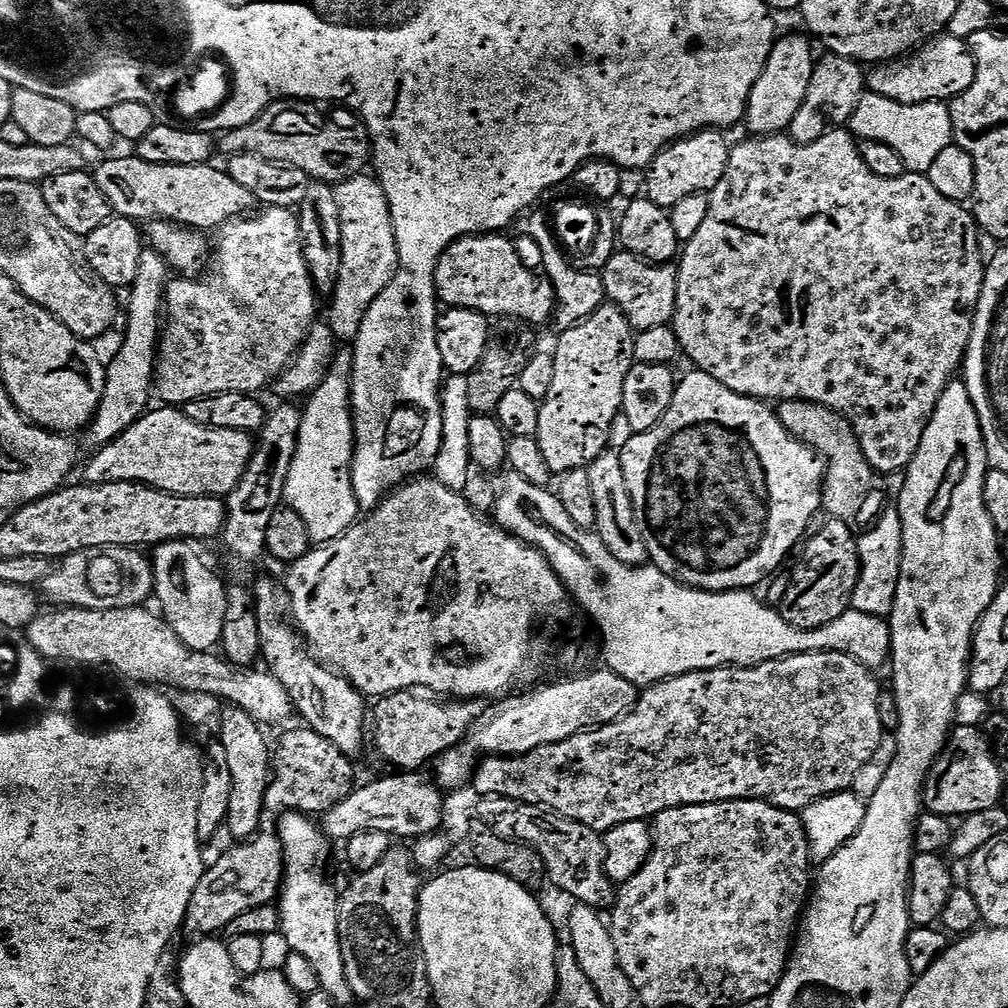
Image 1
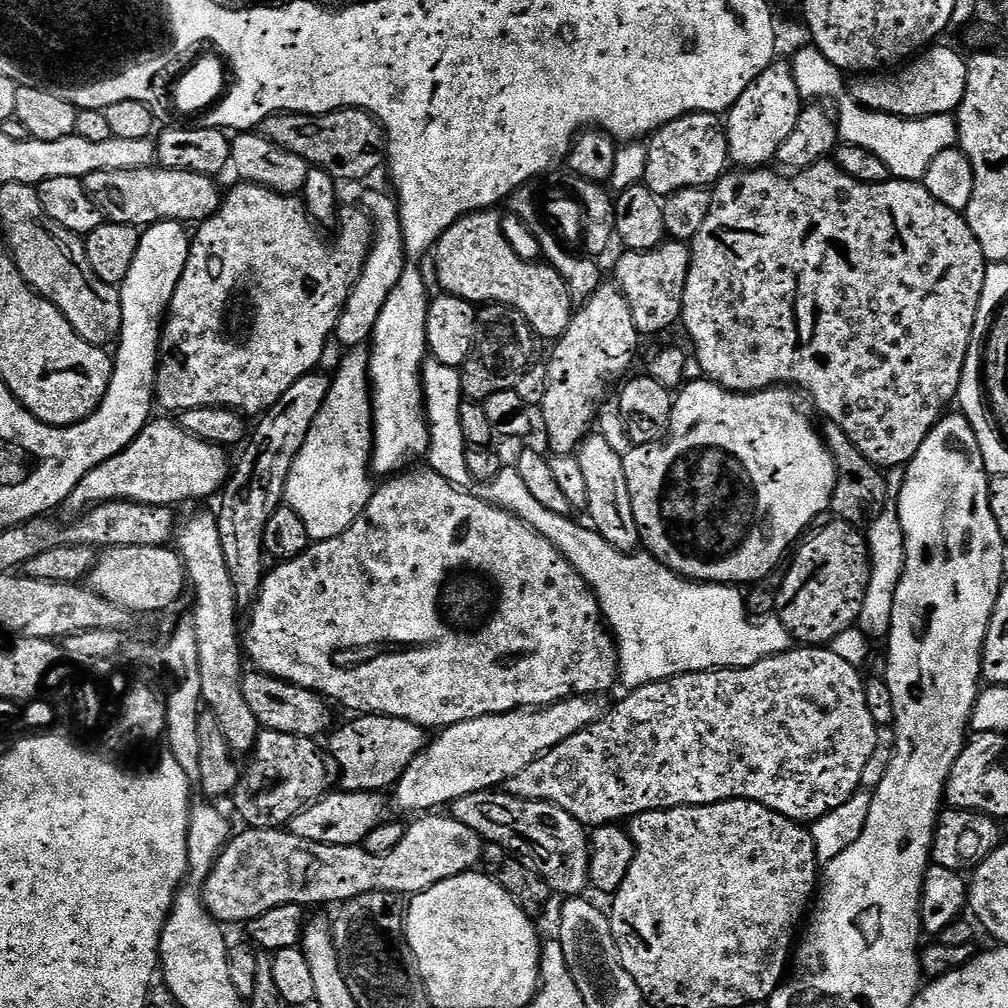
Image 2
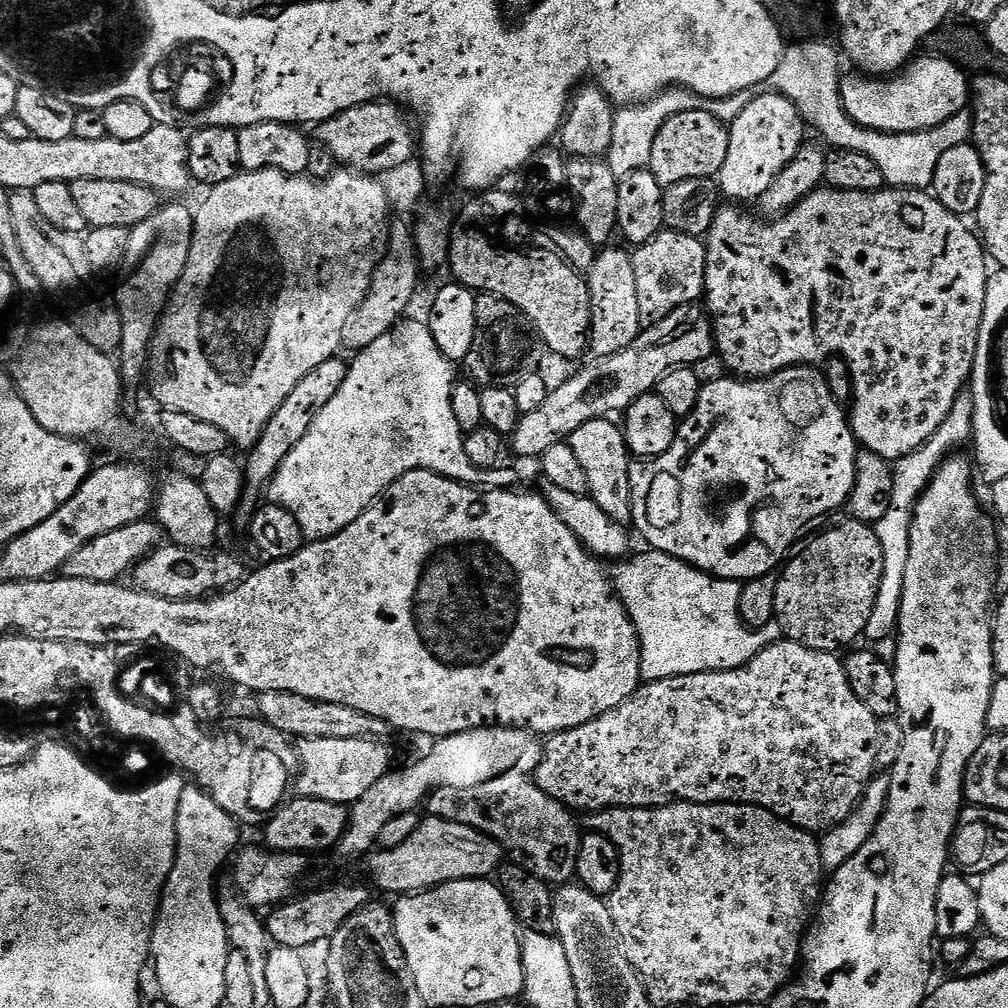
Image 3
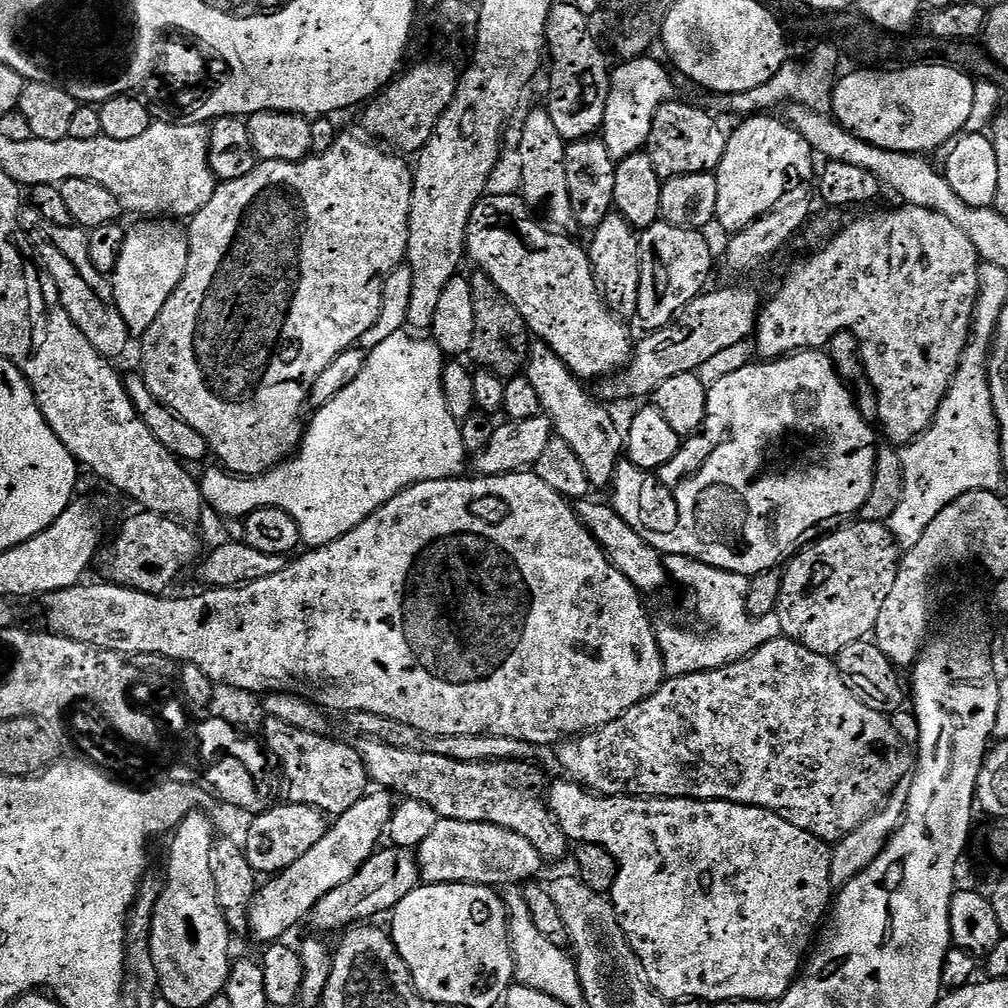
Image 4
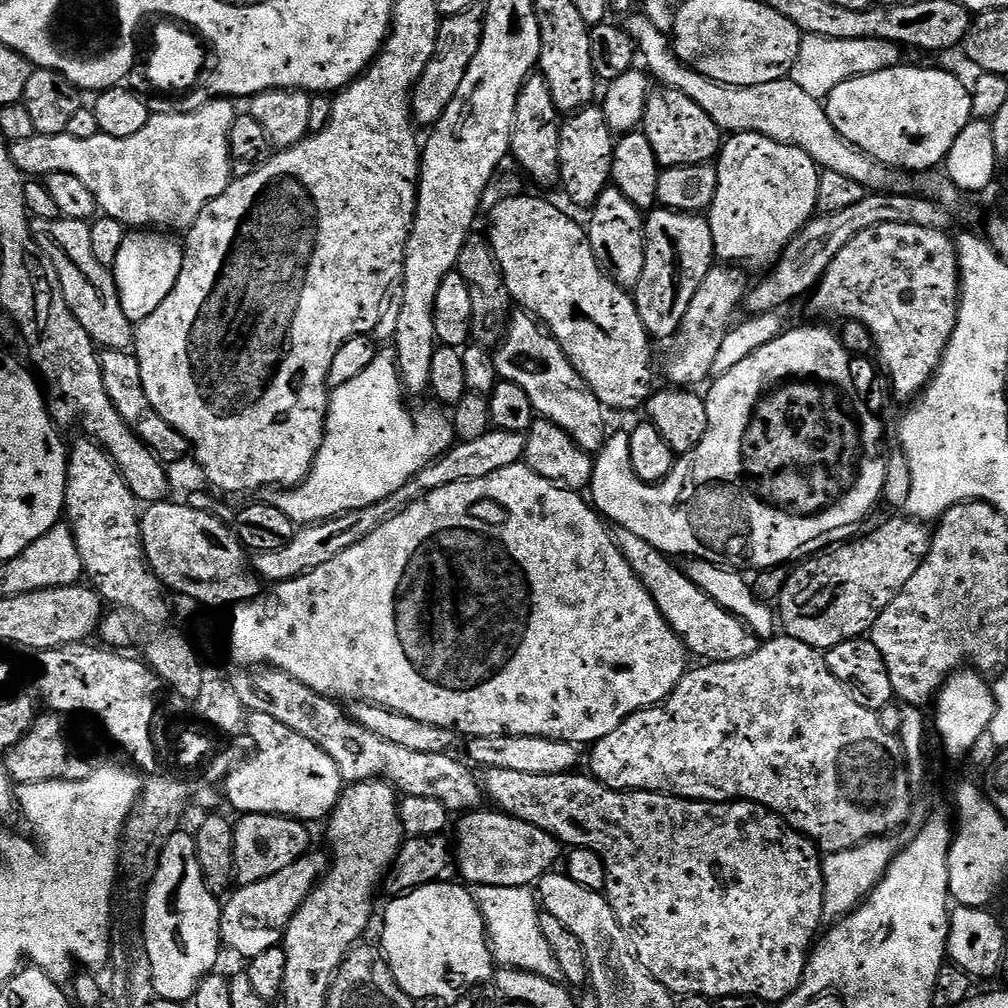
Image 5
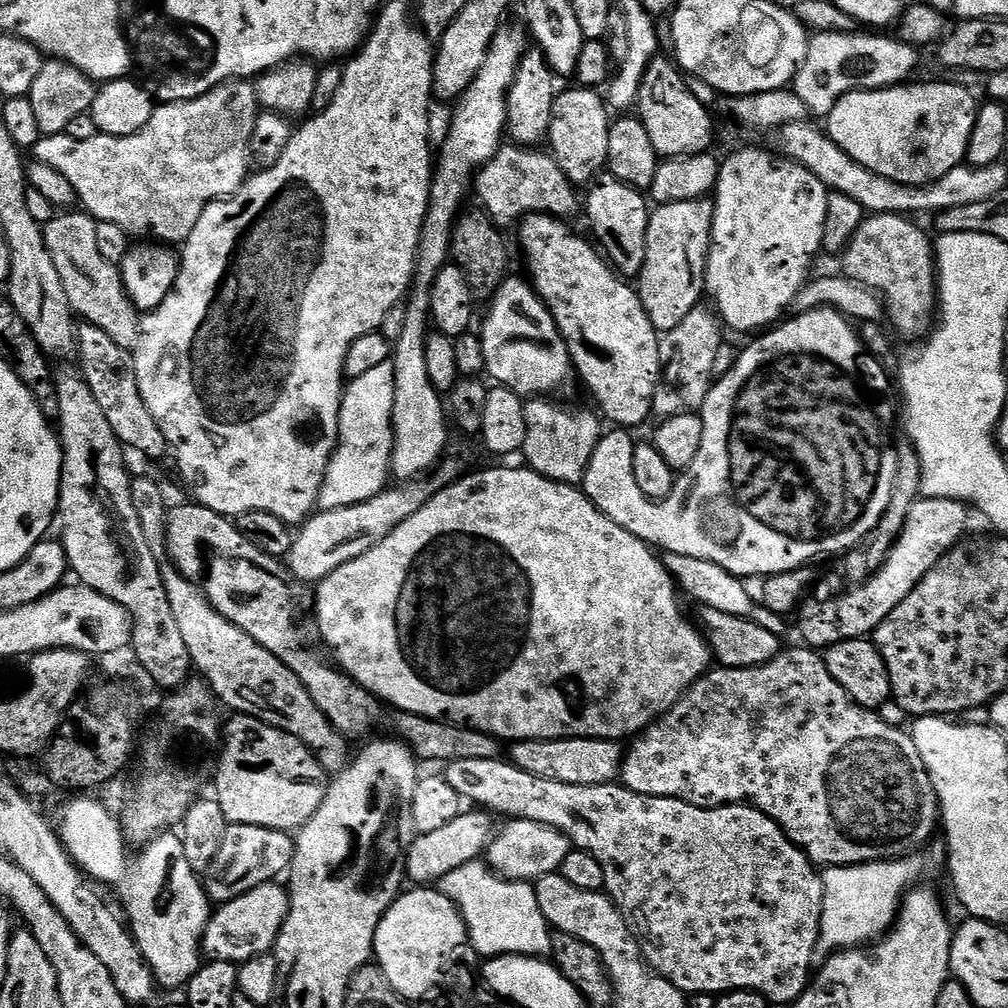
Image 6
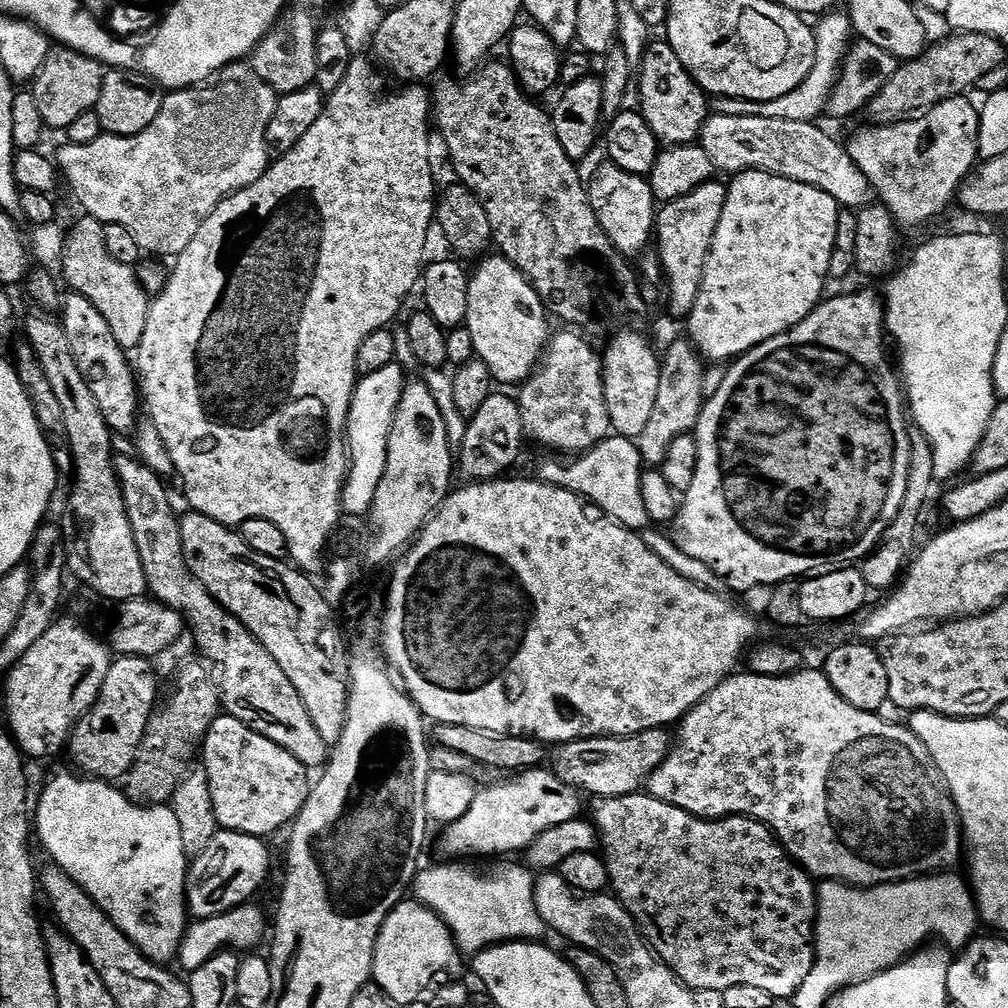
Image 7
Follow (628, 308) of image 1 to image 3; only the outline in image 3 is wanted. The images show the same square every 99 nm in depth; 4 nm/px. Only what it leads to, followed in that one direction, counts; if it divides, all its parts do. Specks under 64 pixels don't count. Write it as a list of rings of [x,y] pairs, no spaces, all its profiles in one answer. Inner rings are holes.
[[[659,232],[650,242],[639,245],[631,253],[634,282],[638,286],[638,314],[641,325],[657,324],[674,310],[697,303],[704,295],[706,274],[705,241],[698,236],[677,232]]]

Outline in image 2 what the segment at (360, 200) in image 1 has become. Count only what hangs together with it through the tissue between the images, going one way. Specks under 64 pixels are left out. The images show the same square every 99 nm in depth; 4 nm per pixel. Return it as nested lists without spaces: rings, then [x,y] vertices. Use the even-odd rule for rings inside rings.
[[[368,192],[364,196],[363,211],[367,212],[368,219],[372,221],[374,235],[372,249],[364,263],[352,292],[340,311],[340,321],[336,323],[335,335],[345,349],[361,347],[371,337],[374,326],[378,322],[378,314],[382,314],[382,306],[386,306],[386,298],[398,280],[402,278],[406,267],[404,254],[404,235],[400,221],[400,205],[391,195],[384,192]]]

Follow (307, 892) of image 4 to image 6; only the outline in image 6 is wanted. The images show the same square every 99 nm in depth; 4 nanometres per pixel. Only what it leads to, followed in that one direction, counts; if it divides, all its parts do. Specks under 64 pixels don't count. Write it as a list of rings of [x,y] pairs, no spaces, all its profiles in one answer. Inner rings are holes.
[[[283,883],[263,884],[223,903],[208,920],[201,951],[209,961],[230,961],[241,964],[255,956],[271,953],[284,919],[288,916],[288,889]]]

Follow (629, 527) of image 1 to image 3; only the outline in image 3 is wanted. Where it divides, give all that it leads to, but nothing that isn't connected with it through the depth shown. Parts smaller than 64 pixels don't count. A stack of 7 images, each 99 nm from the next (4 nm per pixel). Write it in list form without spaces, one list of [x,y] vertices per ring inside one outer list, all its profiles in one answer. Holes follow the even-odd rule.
[[[608,418],[586,422],[582,426],[578,426],[578,430],[574,430],[574,434],[568,437],[566,442],[574,450],[578,463],[582,465],[582,470],[586,473],[588,495],[594,502],[598,502],[598,506],[602,508],[603,513],[608,514],[614,522],[628,526],[634,520],[634,505],[632,503],[632,470],[634,464],[630,459],[628,443],[624,440],[623,427],[619,423],[612,423],[616,422]]]

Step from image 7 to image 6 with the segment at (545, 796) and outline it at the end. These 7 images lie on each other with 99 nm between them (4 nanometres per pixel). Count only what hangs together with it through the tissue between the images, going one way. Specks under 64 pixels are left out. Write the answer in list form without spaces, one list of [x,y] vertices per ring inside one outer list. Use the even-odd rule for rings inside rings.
[[[464,810],[454,822],[446,822],[439,830],[419,833],[408,851],[407,879],[416,886],[436,886],[446,874],[458,870],[458,866],[480,860],[487,853],[494,835],[491,819],[493,817],[487,811]]]

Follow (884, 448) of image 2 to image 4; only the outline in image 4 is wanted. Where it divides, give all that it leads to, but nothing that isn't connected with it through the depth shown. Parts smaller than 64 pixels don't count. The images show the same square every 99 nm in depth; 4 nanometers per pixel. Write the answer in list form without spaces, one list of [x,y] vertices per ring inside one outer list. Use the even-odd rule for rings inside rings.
[[[904,204],[900,208],[892,208],[889,212],[872,212],[869,216],[860,216],[852,220],[848,225],[841,227],[823,246],[817,247],[816,253],[809,260],[804,260],[784,281],[780,289],[772,296],[772,301],[761,307],[756,317],[754,331],[754,352],[761,361],[779,360],[781,356],[787,356],[794,352],[805,350],[820,350],[835,338],[839,332],[849,332],[860,343],[860,360],[864,363],[864,372],[868,375],[868,384],[876,395],[876,416],[884,427],[884,436],[893,440],[899,446],[907,446],[932,425],[932,419],[936,417],[936,411],[944,396],[948,393],[948,385],[956,376],[960,365],[960,359],[968,338],[972,334],[972,315],[976,309],[976,294],[980,290],[980,269],[982,261],[970,240],[958,230],[957,226],[949,222],[942,214],[934,210],[922,209],[918,206]]]

